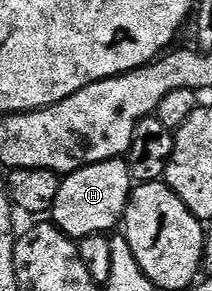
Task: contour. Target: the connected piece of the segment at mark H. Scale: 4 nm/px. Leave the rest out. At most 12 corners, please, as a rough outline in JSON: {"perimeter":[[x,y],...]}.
{"perimeter":[[124,158],[67,173],[51,223],[77,242],[121,227]]}

